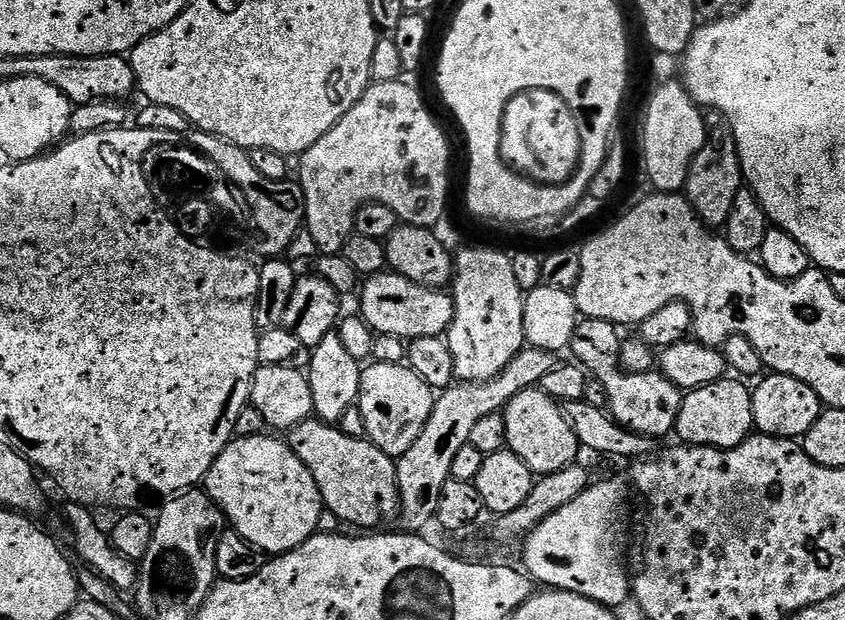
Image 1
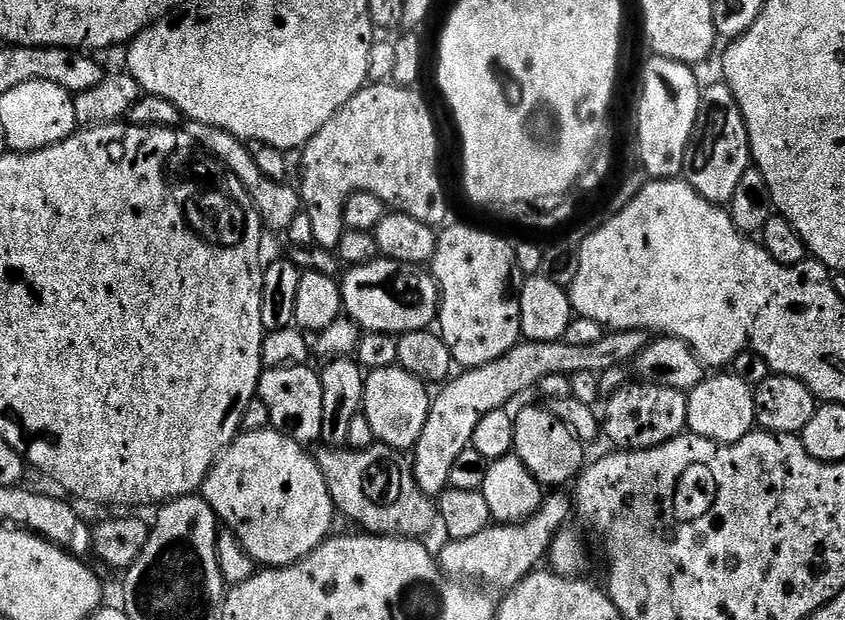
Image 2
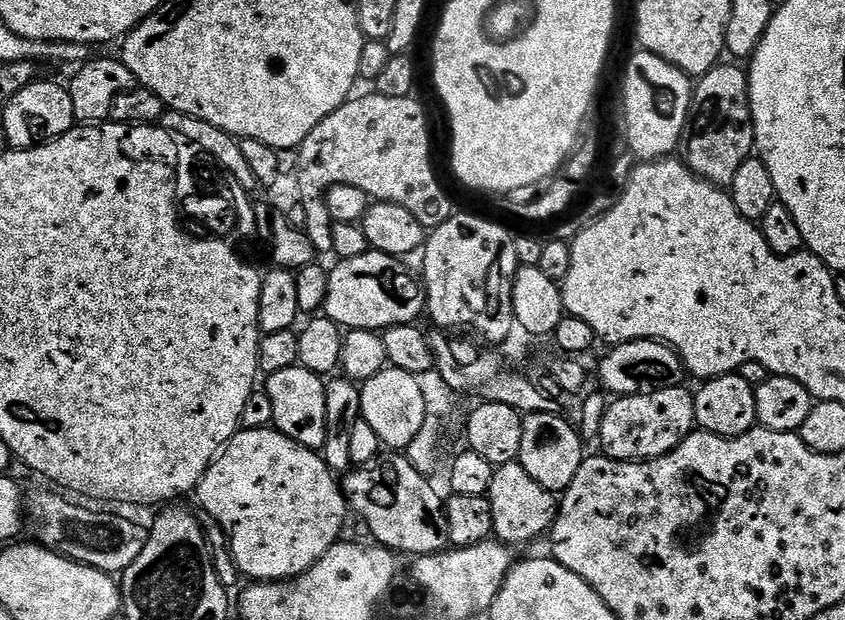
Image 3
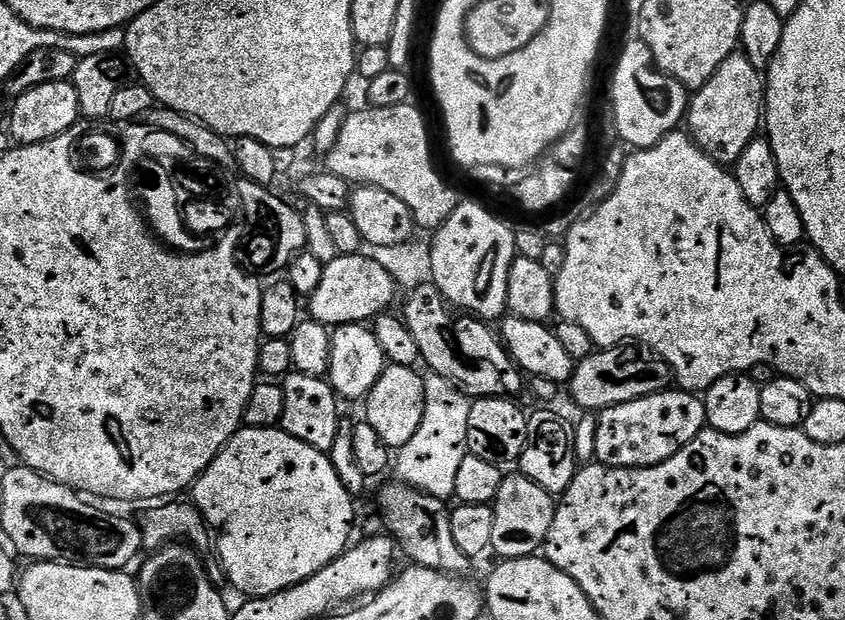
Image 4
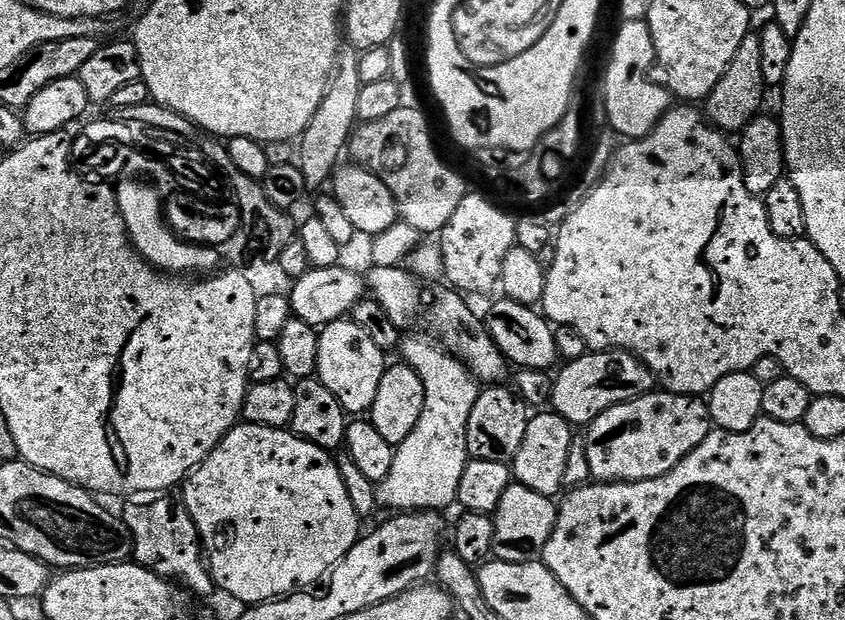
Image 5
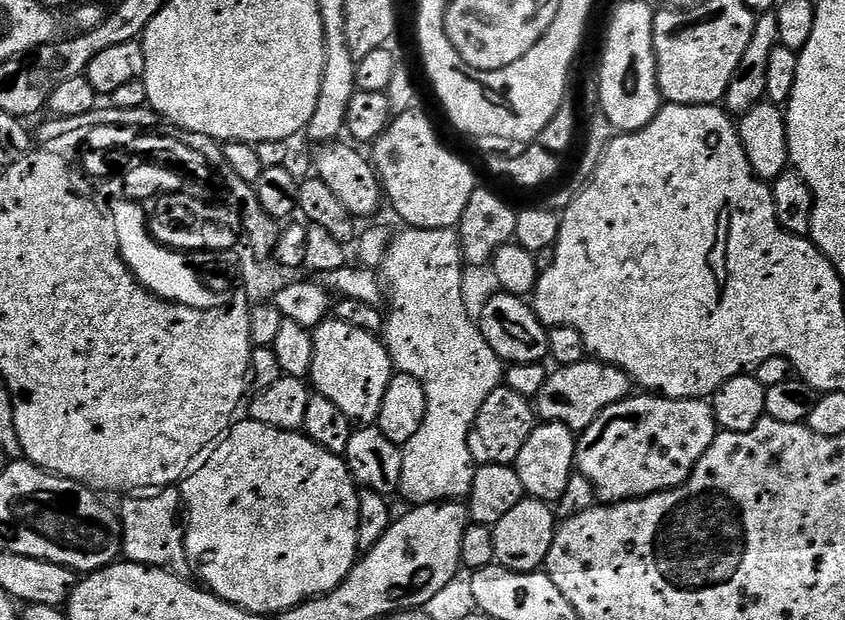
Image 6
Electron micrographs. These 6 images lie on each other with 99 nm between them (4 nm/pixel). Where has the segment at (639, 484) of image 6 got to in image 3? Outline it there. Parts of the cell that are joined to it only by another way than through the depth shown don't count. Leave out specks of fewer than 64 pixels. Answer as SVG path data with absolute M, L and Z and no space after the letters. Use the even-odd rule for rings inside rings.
M681 386L679 388L667 388L661 392L651 392L650 394L642 394L641 396L622 396L613 399L608 405L606 414L602 418L602 426L600 427L600 435L598 437L598 445L600 444L599 451L605 456L609 456L611 460L623 460L625 462L629 460L656 460L660 456L670 454L685 438L691 436L694 429L697 427L696 423L696 397L690 391L687 392L687 387Z

